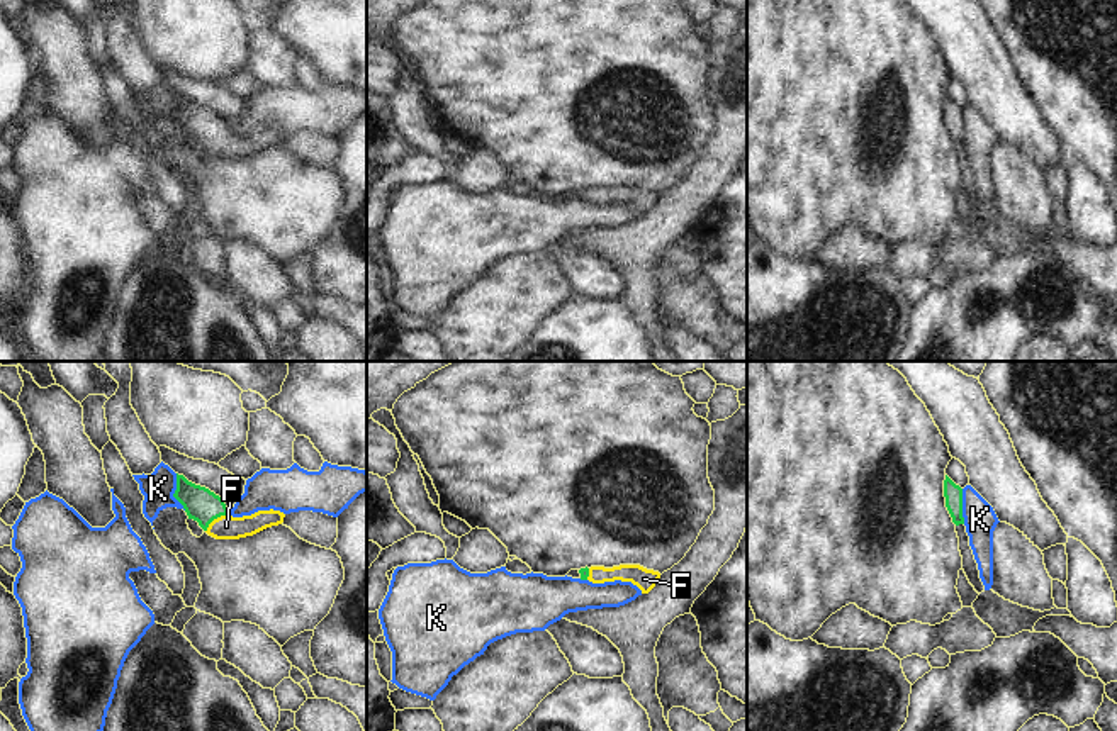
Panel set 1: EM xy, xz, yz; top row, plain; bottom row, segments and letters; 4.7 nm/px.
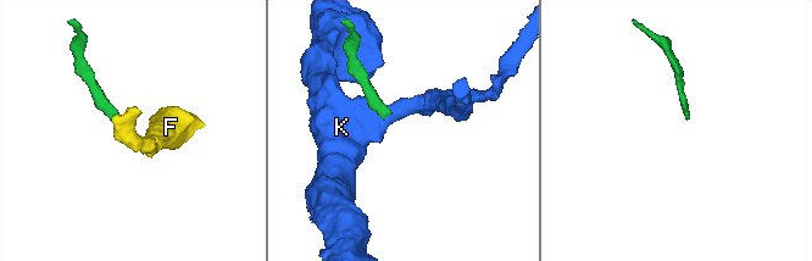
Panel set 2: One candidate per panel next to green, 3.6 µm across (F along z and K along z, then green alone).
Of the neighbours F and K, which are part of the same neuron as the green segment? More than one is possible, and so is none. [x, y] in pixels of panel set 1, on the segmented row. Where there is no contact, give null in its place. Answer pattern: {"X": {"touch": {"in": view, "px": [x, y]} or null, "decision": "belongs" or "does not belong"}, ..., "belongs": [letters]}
{"F": {"touch": {"in": "xy", "px": [214, 518]}, "decision": "belongs"}, "K": {"touch": {"in": "xy", "px": [175, 492]}, "decision": "does not belong"}, "belongs": ["F"]}

